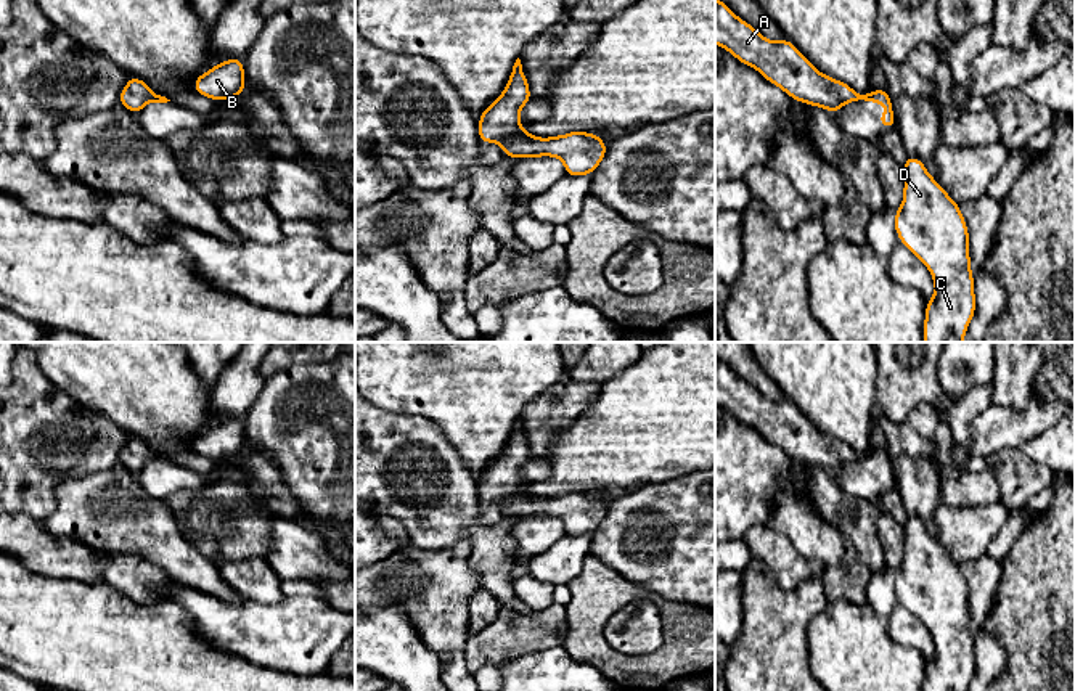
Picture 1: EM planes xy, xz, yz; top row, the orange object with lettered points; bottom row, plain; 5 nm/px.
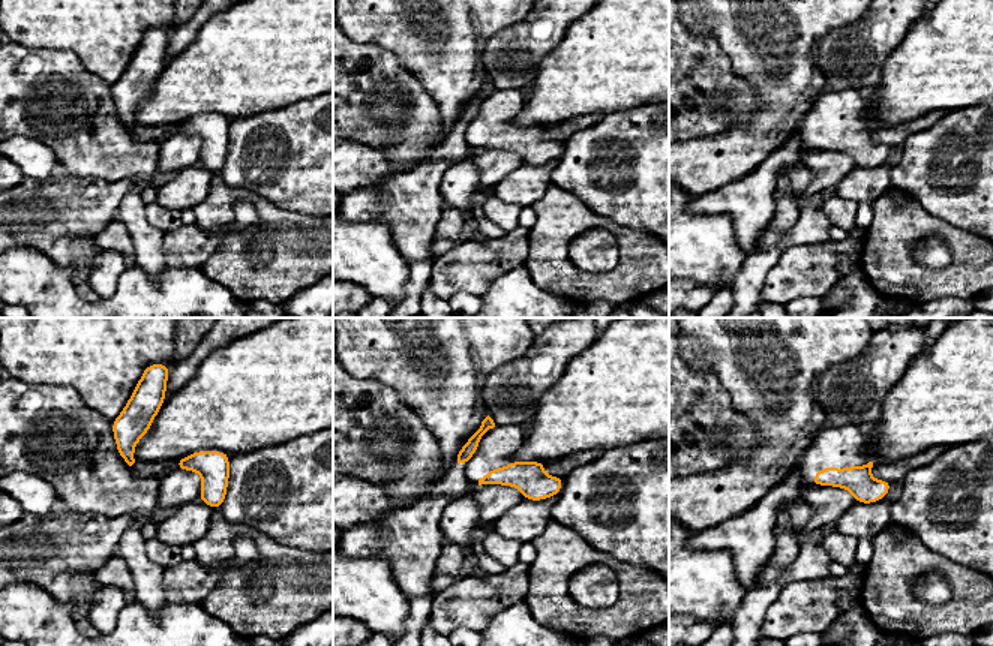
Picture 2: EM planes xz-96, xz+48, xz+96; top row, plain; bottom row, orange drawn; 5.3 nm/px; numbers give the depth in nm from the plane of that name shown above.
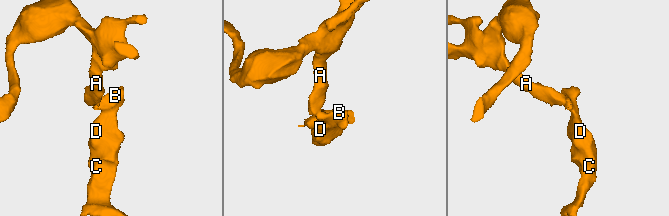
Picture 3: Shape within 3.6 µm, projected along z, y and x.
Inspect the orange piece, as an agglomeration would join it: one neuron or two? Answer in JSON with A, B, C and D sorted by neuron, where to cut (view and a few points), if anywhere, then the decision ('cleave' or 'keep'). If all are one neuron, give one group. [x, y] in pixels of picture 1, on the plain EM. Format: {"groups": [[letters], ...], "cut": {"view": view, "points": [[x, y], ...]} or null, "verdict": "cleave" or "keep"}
{"groups": [["A"], ["B", "C", "D"]], "cut": {"view": "xz", "points": [[519, 484], [500, 502]]}, "verdict": "cleave"}

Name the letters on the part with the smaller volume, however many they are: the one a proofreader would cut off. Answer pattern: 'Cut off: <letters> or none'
Cut off: B, C, D

